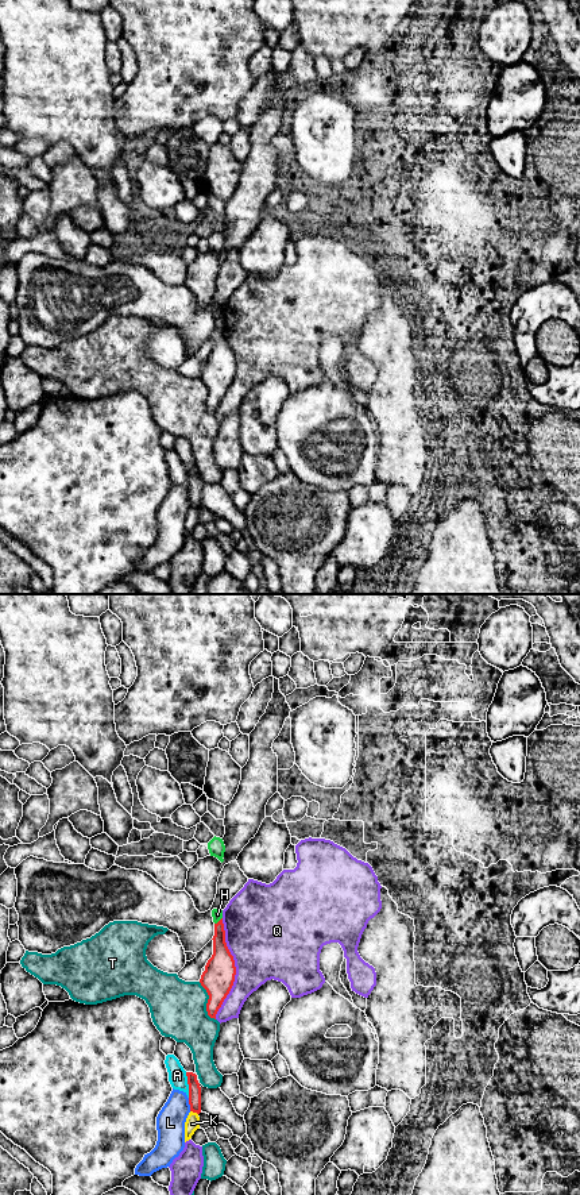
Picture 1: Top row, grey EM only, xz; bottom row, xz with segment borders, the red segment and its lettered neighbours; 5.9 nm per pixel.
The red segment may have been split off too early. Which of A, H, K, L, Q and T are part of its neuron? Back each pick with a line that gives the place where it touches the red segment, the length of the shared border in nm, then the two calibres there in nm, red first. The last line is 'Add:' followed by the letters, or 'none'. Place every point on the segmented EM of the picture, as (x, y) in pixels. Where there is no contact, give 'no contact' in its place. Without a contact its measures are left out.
Add: none

